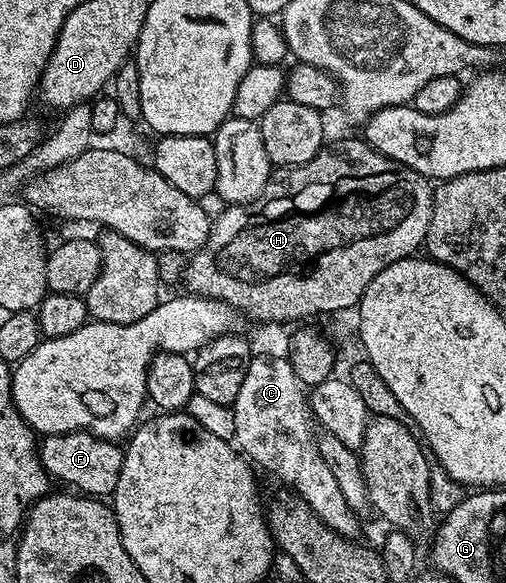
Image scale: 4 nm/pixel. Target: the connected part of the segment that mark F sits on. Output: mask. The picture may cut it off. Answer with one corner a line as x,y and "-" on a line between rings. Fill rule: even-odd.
69,431
67,435
47,435
41,440
42,463
55,480
63,479
67,488
91,497
110,497
120,481
123,448
117,442
100,439
91,431

